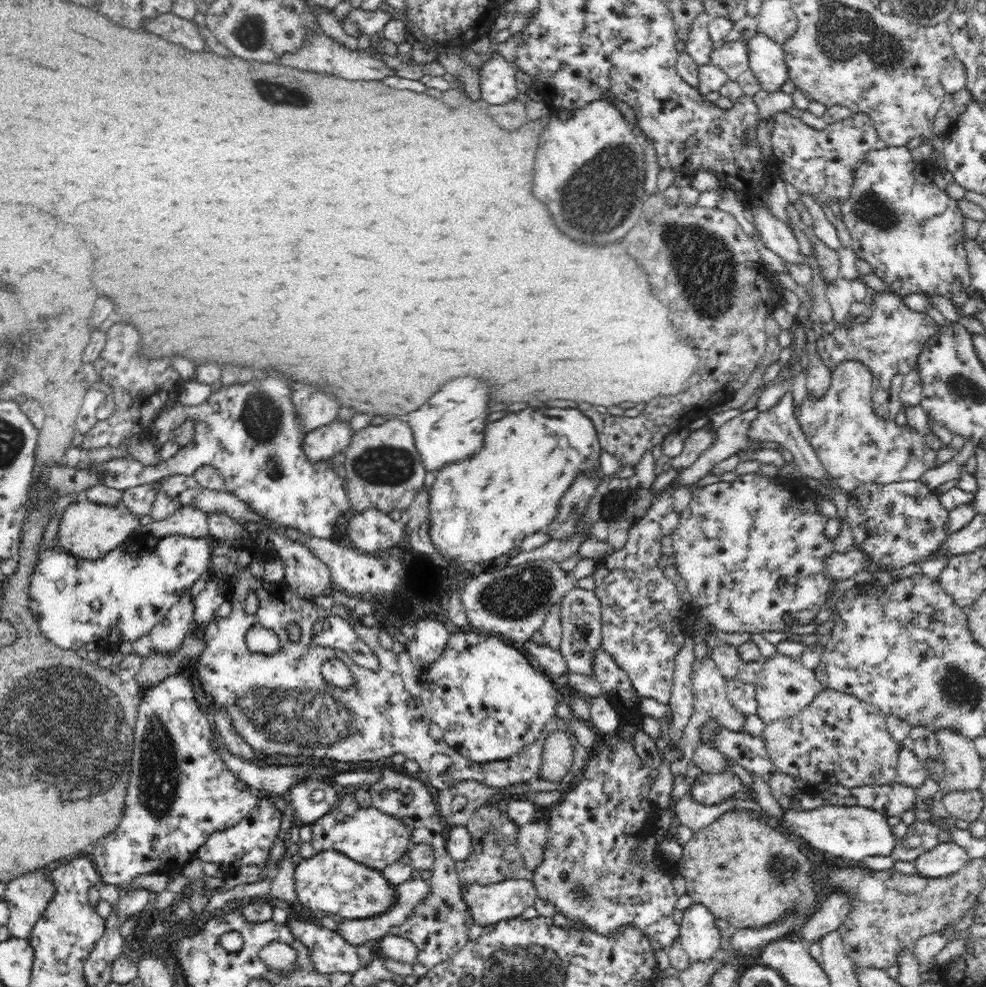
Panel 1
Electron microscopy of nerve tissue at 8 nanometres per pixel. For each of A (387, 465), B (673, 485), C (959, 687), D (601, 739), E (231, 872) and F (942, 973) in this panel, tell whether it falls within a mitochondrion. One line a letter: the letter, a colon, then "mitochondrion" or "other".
A: mitochondrion
B: other
C: mitochondrion
D: other
E: other
F: other

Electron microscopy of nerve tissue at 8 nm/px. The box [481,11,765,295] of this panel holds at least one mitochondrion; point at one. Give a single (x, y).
(607, 186)

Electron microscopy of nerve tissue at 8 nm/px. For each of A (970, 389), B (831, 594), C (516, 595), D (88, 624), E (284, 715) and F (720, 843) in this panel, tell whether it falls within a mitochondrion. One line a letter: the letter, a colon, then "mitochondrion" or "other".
A: mitochondrion
B: other
C: mitochondrion
D: other
E: mitochondrion
F: other

